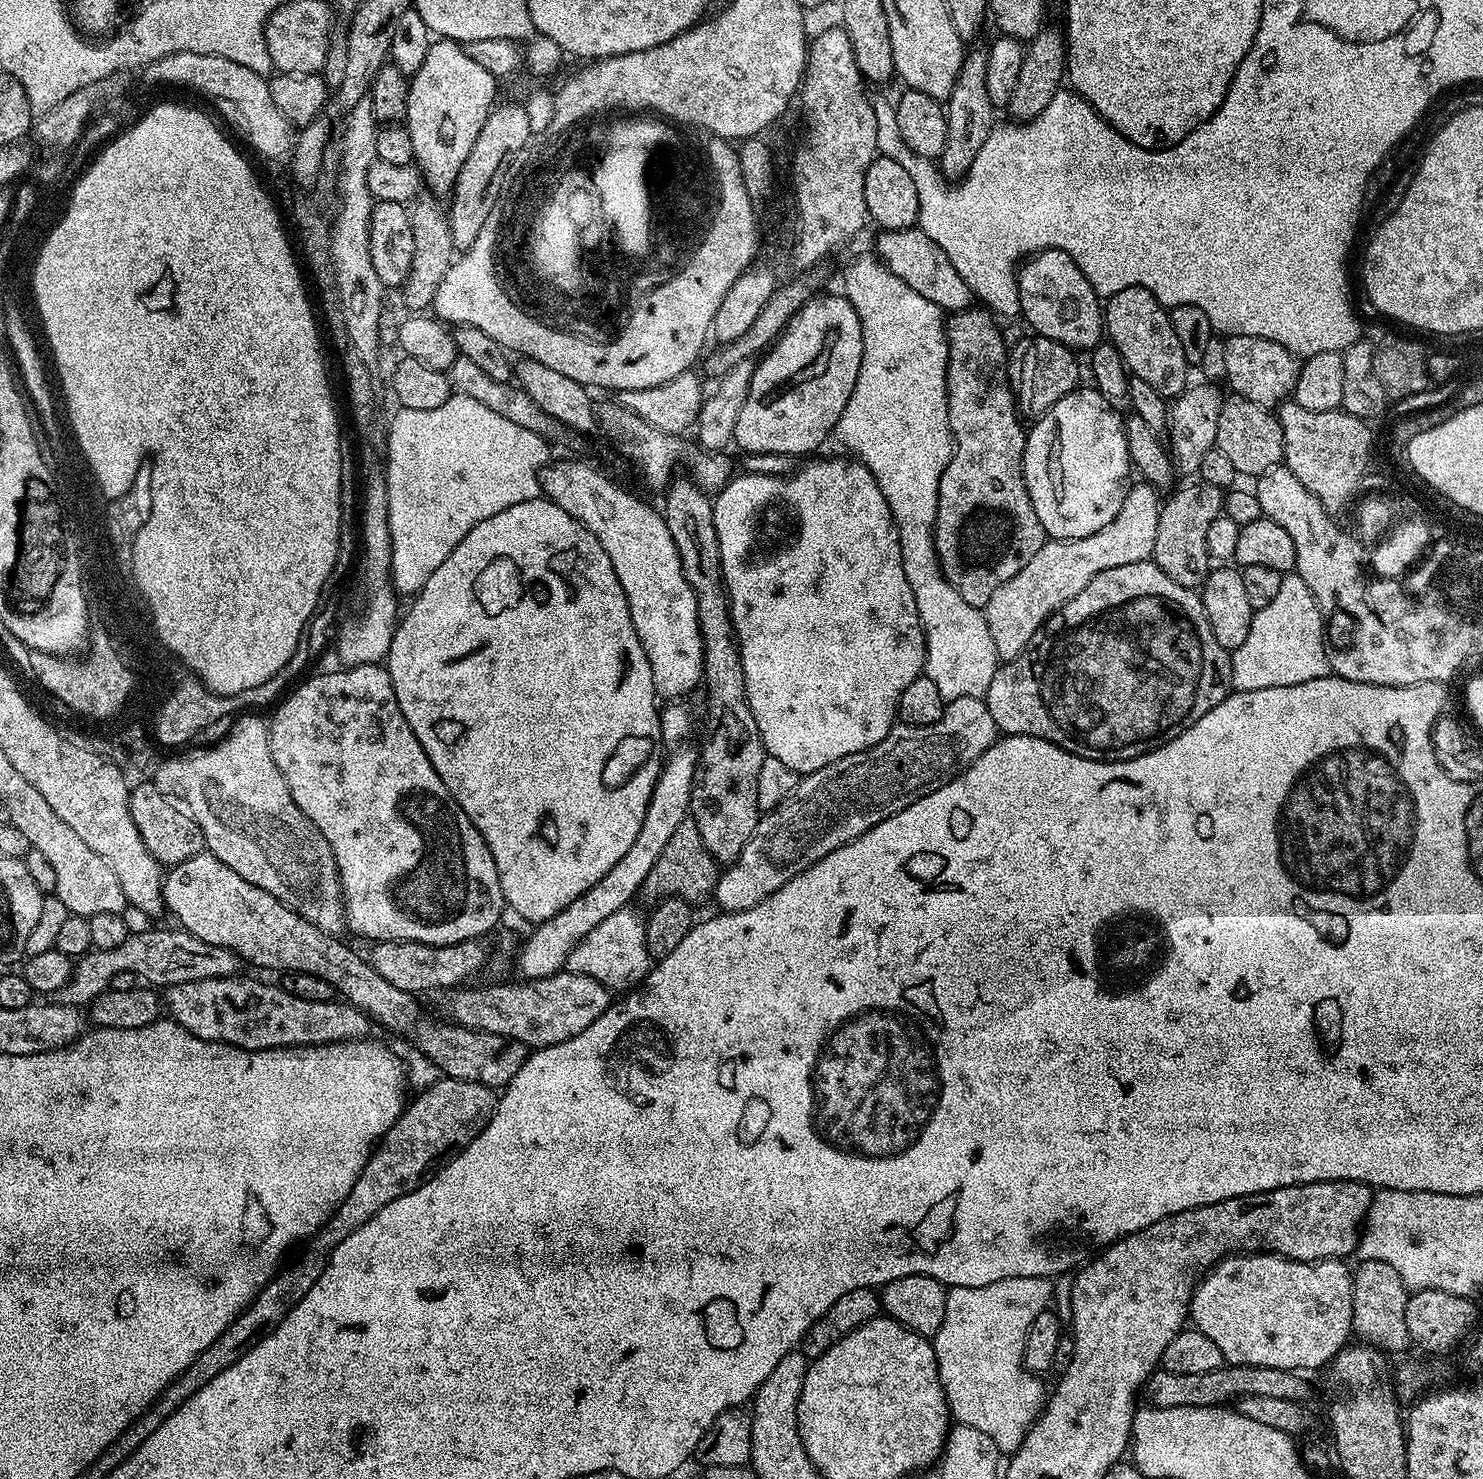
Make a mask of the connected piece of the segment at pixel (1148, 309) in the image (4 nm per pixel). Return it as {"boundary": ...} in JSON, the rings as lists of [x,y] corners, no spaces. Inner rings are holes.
{"boundary":[[[1130,286],[1107,297],[1102,311],[1107,339],[1112,339],[1112,344],[1116,347],[1113,348],[1115,355],[1123,358],[1129,373],[1142,378],[1146,386],[1154,386],[1154,390],[1158,390],[1158,394],[1165,398],[1175,398],[1183,394],[1190,384],[1190,365],[1186,354],[1182,354],[1178,334],[1174,334],[1169,309],[1158,303],[1150,290]]]}

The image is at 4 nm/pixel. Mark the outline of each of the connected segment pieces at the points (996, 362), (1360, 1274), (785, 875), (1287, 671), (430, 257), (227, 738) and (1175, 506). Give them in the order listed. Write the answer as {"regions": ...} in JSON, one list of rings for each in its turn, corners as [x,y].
{"regions":[[[[983,306],[965,308],[962,312],[951,313],[946,320],[948,334],[948,369],[946,370],[946,394],[948,395],[948,417],[950,418],[950,430],[952,431],[952,457],[942,474],[942,482],[938,482],[938,510],[936,511],[936,557],[940,560],[940,568],[944,576],[970,602],[970,606],[983,609],[990,602],[990,594],[1002,586],[1002,582],[1010,582],[1038,550],[1046,543],[1046,533],[1042,522],[1038,522],[1038,514],[1034,514],[1034,502],[1030,502],[1030,494],[1026,490],[1024,481],[1024,442],[1026,428],[1023,428],[1022,417],[1016,407],[1016,393],[1012,391],[1012,382],[1008,379],[1008,361],[1010,349],[1003,344],[1001,325],[997,317],[989,309]]],[[[1360,1260],[1352,1272],[1352,1331],[1363,1343],[1385,1353],[1404,1352],[1413,1347],[1406,1330],[1406,1302],[1410,1292],[1398,1270],[1386,1262]]],[[[958,698],[947,701],[942,718],[930,726],[916,728],[913,724],[897,723],[886,734],[886,738],[882,738],[882,742],[873,748],[838,758],[838,762],[830,762],[822,766],[822,770],[807,773],[797,783],[791,796],[787,796],[777,808],[771,808],[761,815],[742,854],[738,854],[734,863],[719,873],[714,900],[726,912],[741,912],[758,906],[758,902],[786,886],[790,878],[802,874],[802,870],[814,866],[814,862],[826,858],[826,854],[846,846],[854,838],[866,834],[866,830],[878,826],[878,822],[898,814],[898,810],[951,782],[997,739],[998,729],[994,718],[990,718],[990,710],[984,699]]],[[[1295,570],[1281,575],[1278,594],[1271,599],[1271,603],[1267,603],[1262,609],[1253,611],[1250,634],[1246,634],[1246,642],[1242,642],[1242,646],[1238,646],[1231,653],[1233,689],[1237,692],[1266,690],[1270,686],[1298,686],[1302,682],[1322,678],[1330,672],[1328,649],[1326,620],[1320,607],[1316,605],[1314,594],[1310,594],[1310,586],[1302,582],[1302,578]]],[[[436,198],[424,199],[417,199],[411,205],[408,214],[410,230],[414,230],[414,262],[410,266],[410,274],[403,282],[402,293],[404,292],[407,311],[412,314],[420,314],[431,309],[434,294],[438,294],[438,286],[442,286],[442,278],[446,278],[446,270],[454,262],[454,249],[445,205]]],[[[238,716],[231,721],[232,729],[217,744],[209,748],[189,747],[177,751],[180,753],[169,760],[160,760],[155,765],[154,782],[164,797],[186,814],[186,818],[194,818],[194,822],[198,822],[204,835],[205,849],[226,862],[234,874],[242,874],[246,882],[266,890],[266,894],[274,894],[278,902],[322,931],[343,933],[346,928],[344,897],[340,890],[340,871],[336,868],[330,844],[322,838],[310,818],[302,814],[298,802],[294,802],[290,786],[286,786],[286,778],[282,778],[282,770],[278,770],[274,762],[265,717]]],[[[1195,482],[1196,484],[1188,484],[1185,488],[1180,488],[1172,497],[1163,501],[1160,509],[1160,517],[1158,518],[1158,535],[1154,537],[1154,550],[1151,554],[1151,560],[1156,563],[1162,570],[1162,574],[1174,578],[1174,582],[1178,582],[1178,586],[1186,586],[1187,588],[1199,589],[1203,585],[1204,580],[1208,577],[1210,571],[1210,557],[1208,547],[1206,546],[1206,534],[1210,530],[1210,526],[1220,517],[1224,511],[1225,493],[1214,485],[1205,484],[1203,482]]]]}

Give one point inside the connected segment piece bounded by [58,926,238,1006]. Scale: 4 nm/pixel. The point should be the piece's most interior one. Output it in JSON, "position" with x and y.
{"position":[160,957]}

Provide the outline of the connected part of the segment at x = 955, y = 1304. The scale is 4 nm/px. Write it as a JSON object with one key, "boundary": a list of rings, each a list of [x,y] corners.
{"boundary":[[[1015,1276],[1002,1282],[990,1282],[990,1286],[948,1288],[946,1318],[942,1318],[942,1326],[932,1340],[932,1349],[936,1351],[936,1369],[944,1387],[948,1411],[956,1424],[982,1430],[982,1434],[986,1434],[986,1438],[990,1438],[1002,1454],[1018,1450],[1024,1435],[1032,1429],[1046,1403],[1046,1388],[1044,1392],[1040,1385],[1041,1377],[1024,1367],[1024,1343],[1027,1342],[1031,1324],[1041,1311],[1049,1307],[1053,1296],[1053,1281],[1042,1276]]]}

